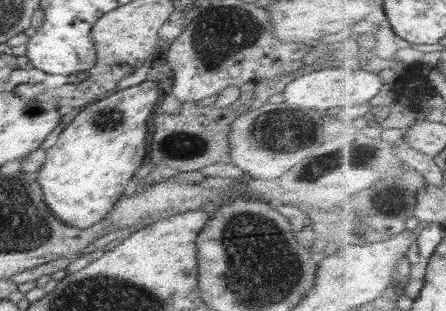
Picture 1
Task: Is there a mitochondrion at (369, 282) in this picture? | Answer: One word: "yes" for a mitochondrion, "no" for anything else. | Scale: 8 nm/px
no

